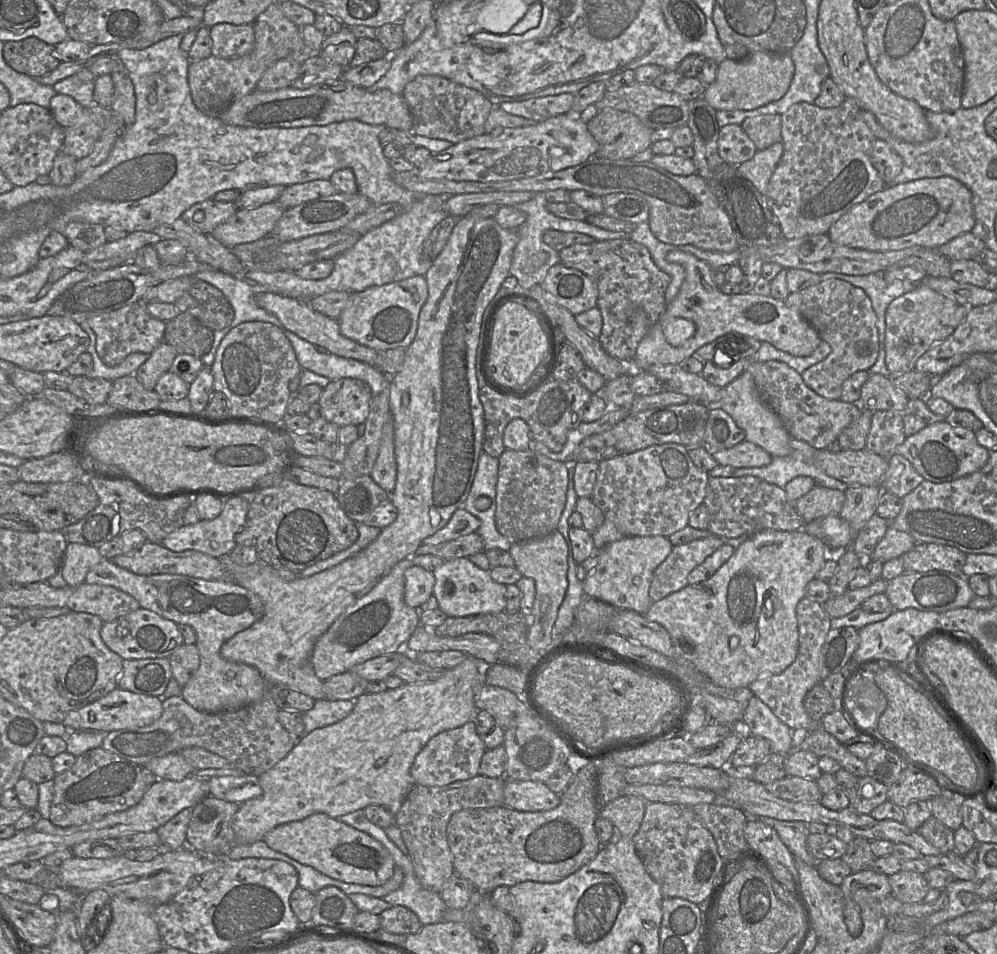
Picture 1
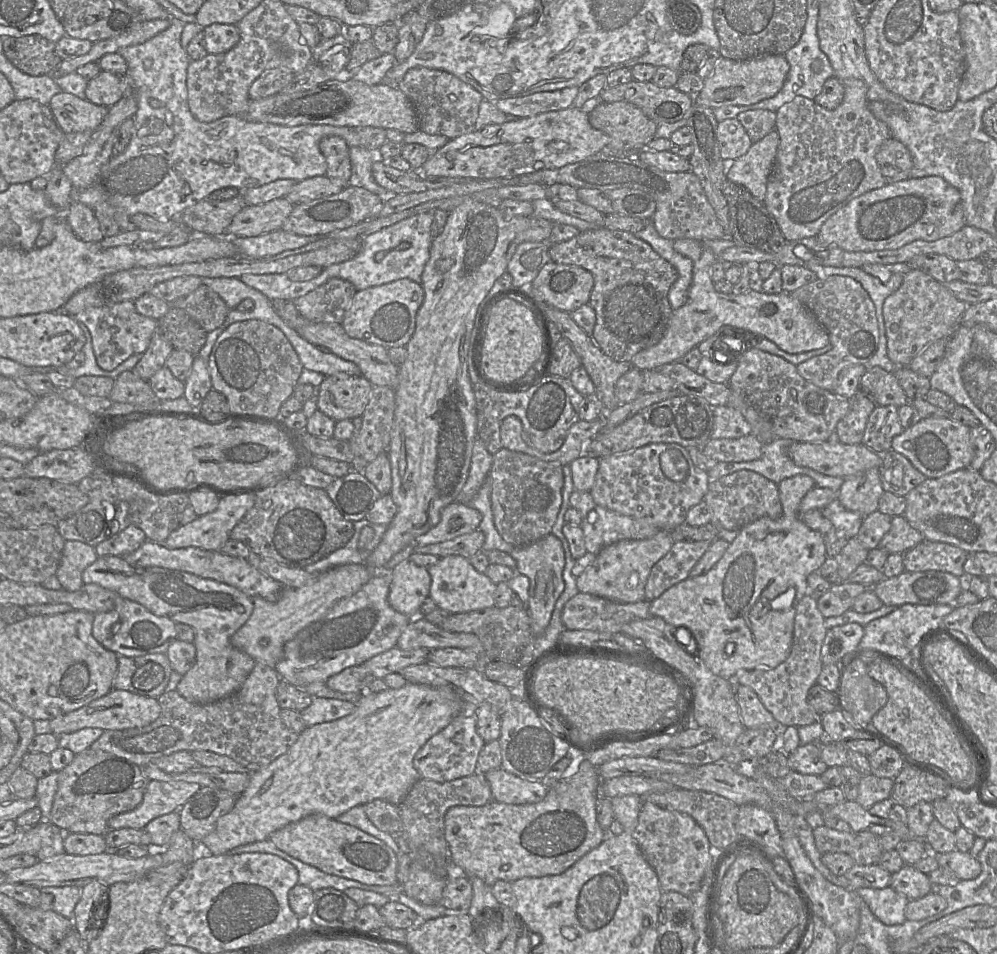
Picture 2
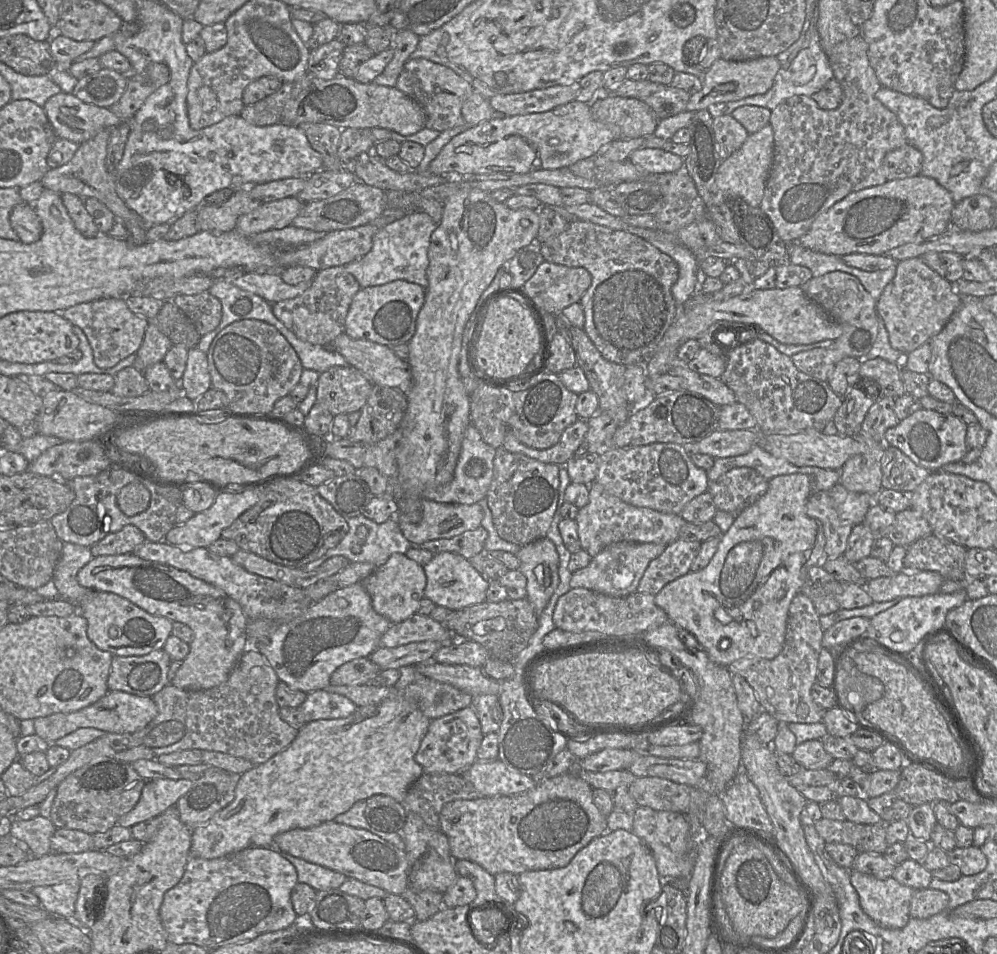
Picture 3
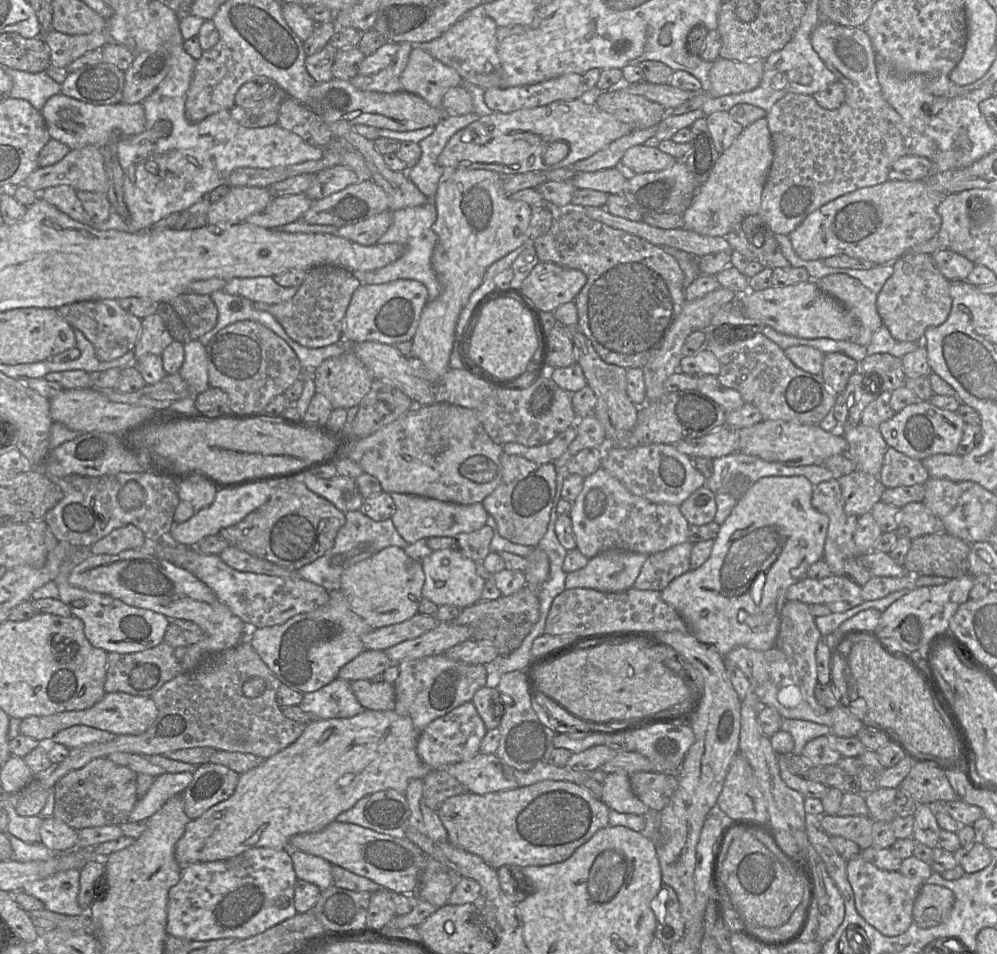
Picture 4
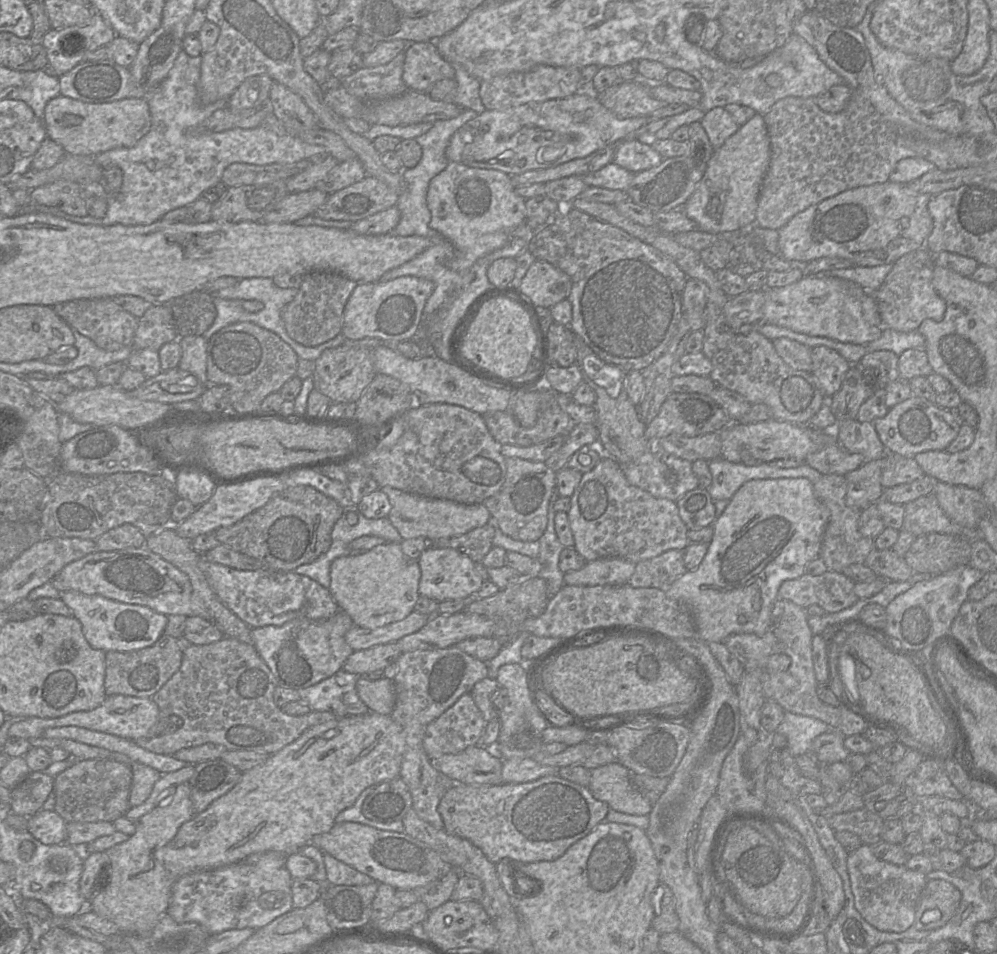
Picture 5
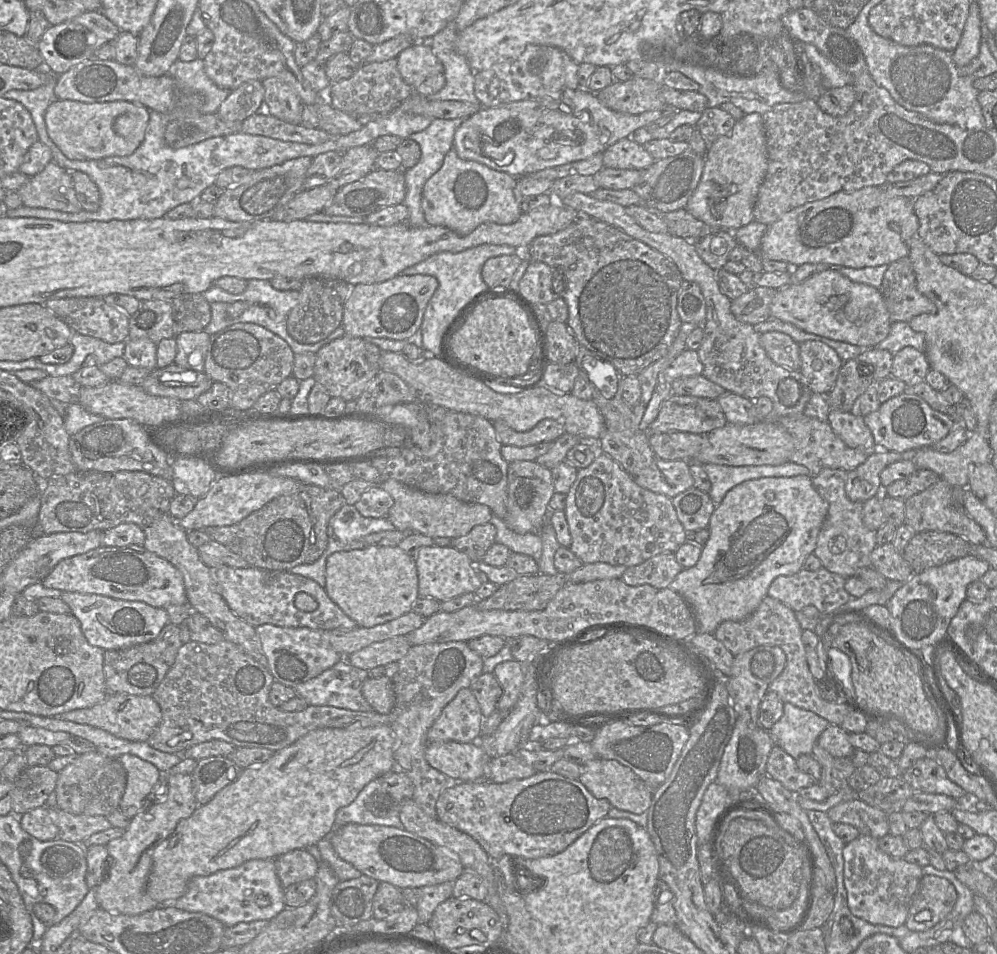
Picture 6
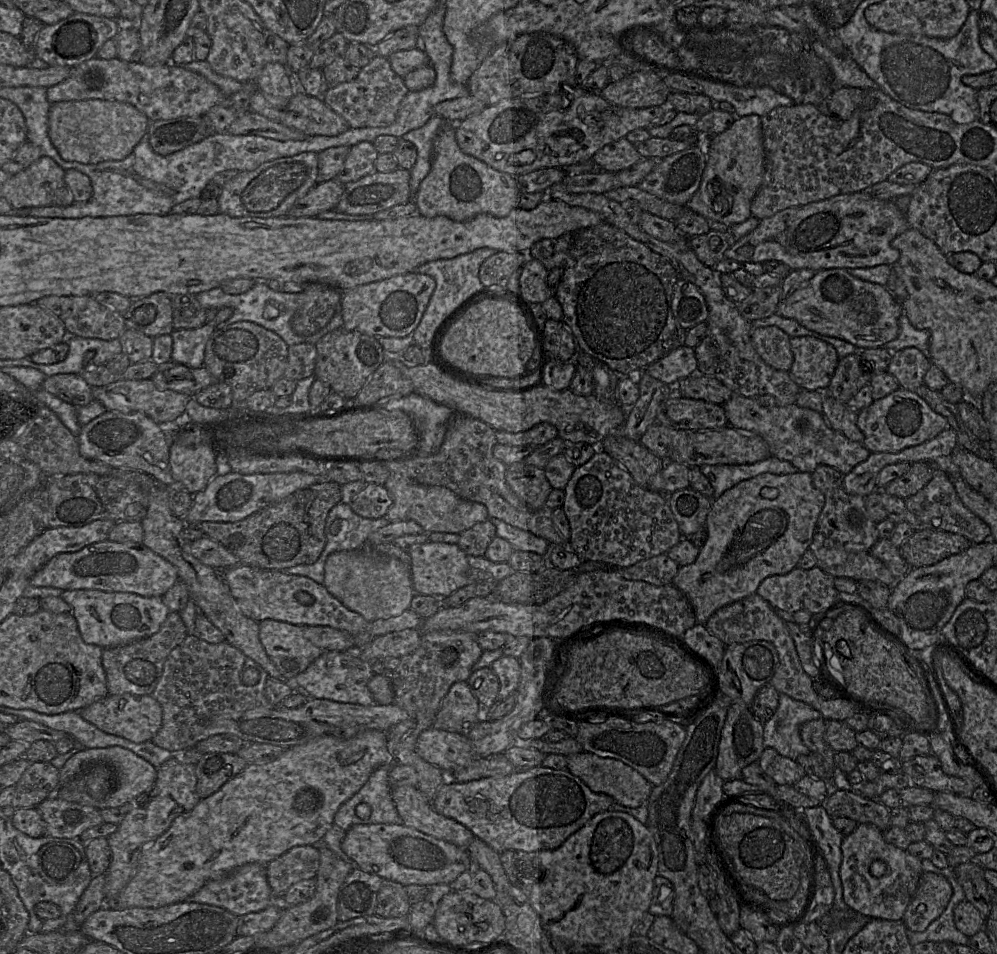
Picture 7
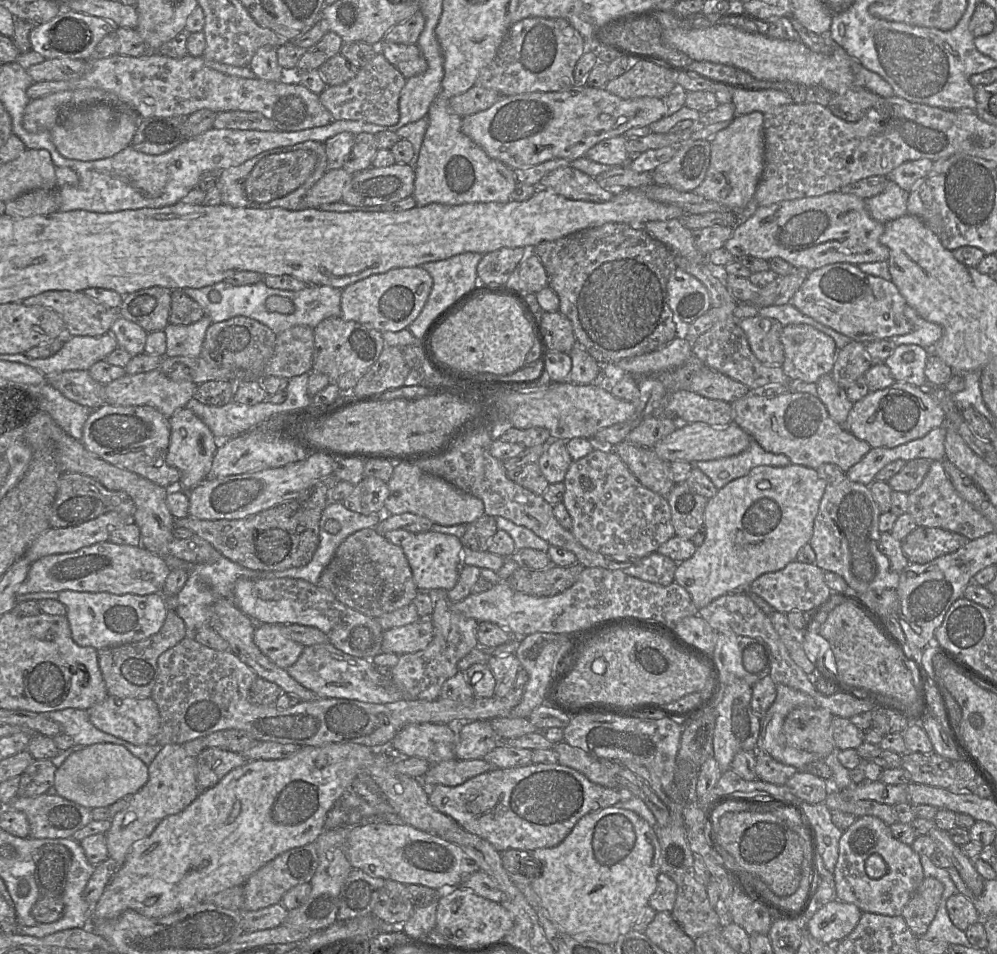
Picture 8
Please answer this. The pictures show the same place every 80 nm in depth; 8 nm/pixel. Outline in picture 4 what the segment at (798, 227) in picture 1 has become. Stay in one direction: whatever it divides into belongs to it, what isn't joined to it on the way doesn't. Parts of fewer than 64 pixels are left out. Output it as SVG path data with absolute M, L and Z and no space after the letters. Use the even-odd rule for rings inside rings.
M820 22L811 44L825 66L845 88L845 100L835 109L822 108L812 95L788 93L767 113L773 161L762 192L759 214L775 234L789 235L812 212L854 190L886 182L893 163L902 156L923 156L932 161L937 147L933 140L907 126L899 113L883 98L877 77L877 56L862 27Z

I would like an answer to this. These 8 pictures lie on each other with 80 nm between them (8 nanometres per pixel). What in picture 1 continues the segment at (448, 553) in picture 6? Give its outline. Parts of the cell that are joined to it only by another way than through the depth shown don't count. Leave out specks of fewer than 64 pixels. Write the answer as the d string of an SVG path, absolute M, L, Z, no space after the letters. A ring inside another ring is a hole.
M468 557L444 561L432 574L435 578L432 595L438 602L438 608L448 617L499 613L506 609L506 585L494 581L489 571L478 568Z

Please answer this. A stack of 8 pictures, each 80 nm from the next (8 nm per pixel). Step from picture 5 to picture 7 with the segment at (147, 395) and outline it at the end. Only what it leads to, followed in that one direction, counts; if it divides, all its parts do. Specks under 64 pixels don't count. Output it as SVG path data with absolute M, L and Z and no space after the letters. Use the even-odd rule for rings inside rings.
M174 361L158 365L151 380L159 390L173 390L191 397L201 389L218 382L204 366L192 368Z

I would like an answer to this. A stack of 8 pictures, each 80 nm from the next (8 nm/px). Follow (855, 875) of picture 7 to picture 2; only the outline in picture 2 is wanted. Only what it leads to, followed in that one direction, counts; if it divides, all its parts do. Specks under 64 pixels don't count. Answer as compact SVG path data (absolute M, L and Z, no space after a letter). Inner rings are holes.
M891 886L883 889L860 888L856 893L883 924L892 926L906 921L905 907L909 900Z

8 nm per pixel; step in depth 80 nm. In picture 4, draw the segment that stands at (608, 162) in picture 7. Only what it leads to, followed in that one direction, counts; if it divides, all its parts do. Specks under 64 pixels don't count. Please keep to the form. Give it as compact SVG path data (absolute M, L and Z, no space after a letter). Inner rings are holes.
M645 144L629 148L621 158L621 168L630 174L655 172L672 167L676 160L673 156L662 152L657 147Z

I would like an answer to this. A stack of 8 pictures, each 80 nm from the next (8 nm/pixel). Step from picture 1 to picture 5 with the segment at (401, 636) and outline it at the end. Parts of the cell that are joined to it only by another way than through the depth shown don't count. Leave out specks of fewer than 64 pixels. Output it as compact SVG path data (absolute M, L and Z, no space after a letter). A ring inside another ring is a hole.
M339 610L326 620L297 618L282 626L252 629L252 645L271 670L278 684L300 690L331 677L354 652L346 643L345 634L354 626L351 617Z

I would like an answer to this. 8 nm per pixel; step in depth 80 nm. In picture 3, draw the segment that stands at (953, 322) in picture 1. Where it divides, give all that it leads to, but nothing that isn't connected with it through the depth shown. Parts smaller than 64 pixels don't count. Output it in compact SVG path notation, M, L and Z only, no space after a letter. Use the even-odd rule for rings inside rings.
M920 257L898 261L895 277L886 285L876 302L877 314L888 331L890 345L907 355L936 336L961 305L961 296L955 292L952 283L928 267Z

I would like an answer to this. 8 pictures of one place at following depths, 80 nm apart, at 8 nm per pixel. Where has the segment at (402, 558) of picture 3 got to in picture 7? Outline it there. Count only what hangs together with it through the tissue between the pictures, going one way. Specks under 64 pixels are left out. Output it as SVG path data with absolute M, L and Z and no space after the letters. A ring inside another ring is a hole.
M369 550L336 552L328 556L324 568L323 586L349 610L372 623L401 615L410 609L416 594L411 566L395 557L379 556Z

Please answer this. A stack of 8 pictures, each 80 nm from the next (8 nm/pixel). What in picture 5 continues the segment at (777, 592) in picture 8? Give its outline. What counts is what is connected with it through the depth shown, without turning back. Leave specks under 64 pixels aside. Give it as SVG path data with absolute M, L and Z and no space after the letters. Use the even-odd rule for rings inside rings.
M827 570L821 575L812 576L808 573L799 578L784 581L778 590L778 599L785 599L807 608L818 605L827 613L836 613L853 606L859 598L854 593L855 582L841 572Z

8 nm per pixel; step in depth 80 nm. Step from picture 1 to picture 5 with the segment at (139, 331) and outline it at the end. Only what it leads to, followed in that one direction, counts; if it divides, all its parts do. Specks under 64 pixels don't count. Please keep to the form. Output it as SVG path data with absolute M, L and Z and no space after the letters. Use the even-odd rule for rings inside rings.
M111 298L79 299L59 302L52 306L56 314L80 334L93 340L106 351L132 347L138 318L122 309Z

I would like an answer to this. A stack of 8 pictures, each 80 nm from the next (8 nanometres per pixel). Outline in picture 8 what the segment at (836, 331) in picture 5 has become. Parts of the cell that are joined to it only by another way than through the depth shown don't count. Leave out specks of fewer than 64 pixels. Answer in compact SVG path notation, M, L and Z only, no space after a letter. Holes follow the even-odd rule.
M846 262L828 264L810 272L789 303L817 322L865 344L915 329L904 313L906 300L892 281L866 274L857 265Z

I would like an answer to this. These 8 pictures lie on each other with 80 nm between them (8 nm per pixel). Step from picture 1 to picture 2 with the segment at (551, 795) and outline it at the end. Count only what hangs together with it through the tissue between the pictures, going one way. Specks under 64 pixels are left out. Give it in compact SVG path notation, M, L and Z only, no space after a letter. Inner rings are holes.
M503 768L490 770L484 776L490 784L493 800L506 804L538 803L549 790L540 780L523 779Z

